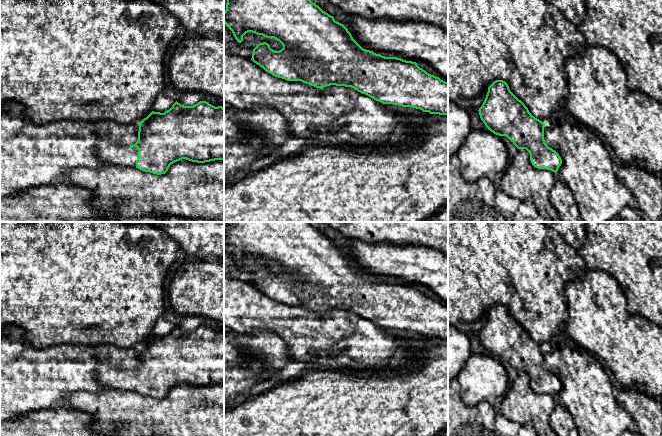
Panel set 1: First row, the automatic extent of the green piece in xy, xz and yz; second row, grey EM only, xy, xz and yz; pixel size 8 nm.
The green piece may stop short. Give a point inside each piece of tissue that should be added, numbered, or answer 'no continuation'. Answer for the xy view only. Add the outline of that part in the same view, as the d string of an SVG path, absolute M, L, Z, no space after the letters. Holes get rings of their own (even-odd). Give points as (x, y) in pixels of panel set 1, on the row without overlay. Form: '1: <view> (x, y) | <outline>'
1: xy (116, 378) | M99 362L97 378L107 388L136 392L138 373L137 371L131 372L129 368L114 367L111 363Z

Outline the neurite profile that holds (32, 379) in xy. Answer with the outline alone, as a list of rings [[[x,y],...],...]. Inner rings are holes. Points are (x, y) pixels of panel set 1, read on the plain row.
[[[15,326],[0,330],[0,420],[20,420],[41,410],[65,407],[68,396],[75,392],[101,392],[103,386],[97,378],[97,364],[111,363],[114,367],[134,369],[138,365],[139,349],[126,349],[112,344],[80,345],[58,344],[47,348],[35,348],[24,340],[24,331]]]

